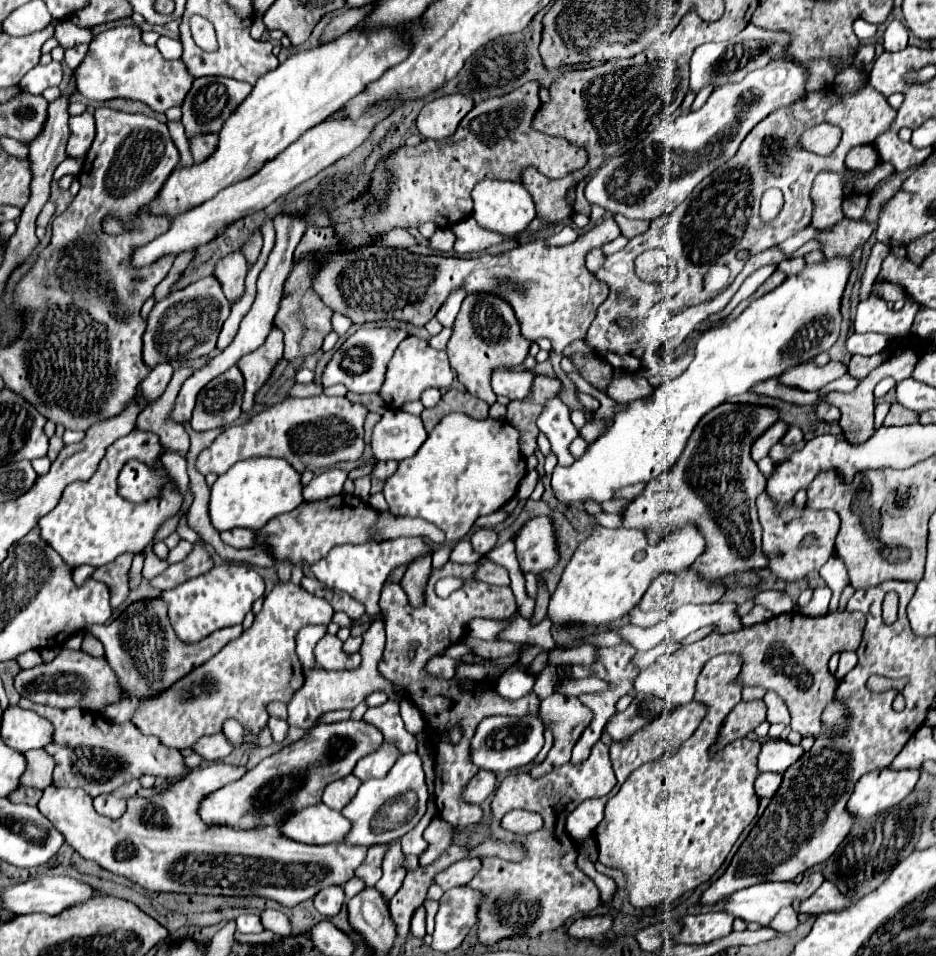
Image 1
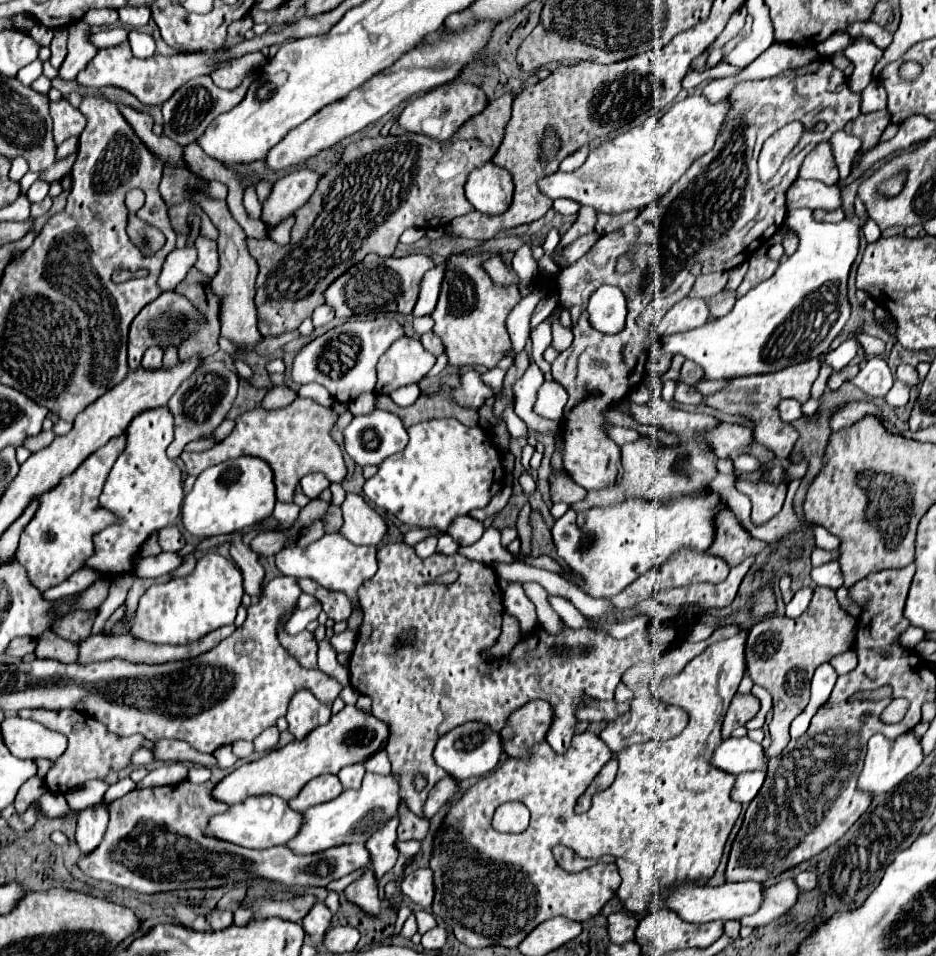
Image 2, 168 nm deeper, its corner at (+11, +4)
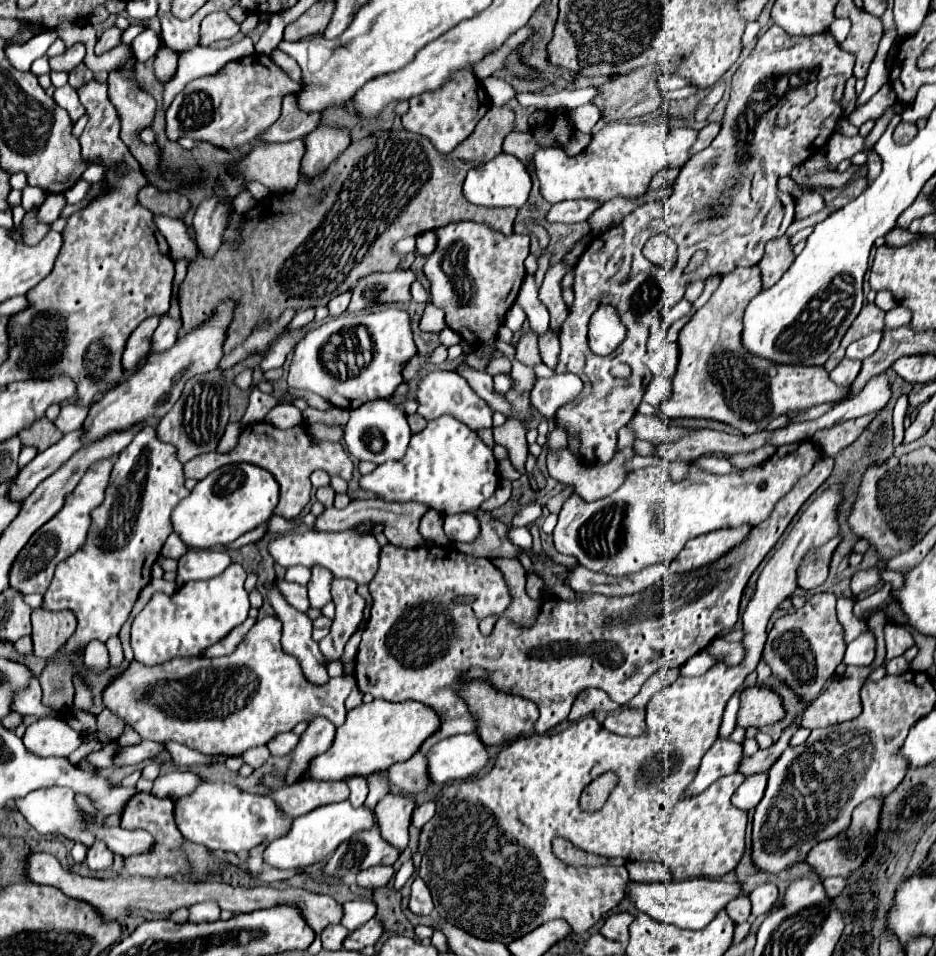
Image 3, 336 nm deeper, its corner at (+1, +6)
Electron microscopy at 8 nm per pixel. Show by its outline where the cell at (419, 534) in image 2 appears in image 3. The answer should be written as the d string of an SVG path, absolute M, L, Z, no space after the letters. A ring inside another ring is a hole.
M427 512L423 518L421 518L421 526L419 526L419 532L425 540L433 540L435 544L439 546L447 546L449 540L443 532L443 516L439 516L439 512Z

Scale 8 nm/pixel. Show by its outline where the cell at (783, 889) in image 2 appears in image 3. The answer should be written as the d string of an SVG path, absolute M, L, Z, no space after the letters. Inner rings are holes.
M775 884L757 886L749 894L749 900L751 900L751 906L753 906L753 916L769 914L773 910L773 906L777 904L777 886Z

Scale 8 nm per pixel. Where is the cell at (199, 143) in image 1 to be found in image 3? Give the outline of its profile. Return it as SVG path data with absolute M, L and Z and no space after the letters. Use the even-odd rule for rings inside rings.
M303 138L285 144L263 144L241 162L239 170L247 182L257 180L271 192L287 192L297 186L303 152Z

